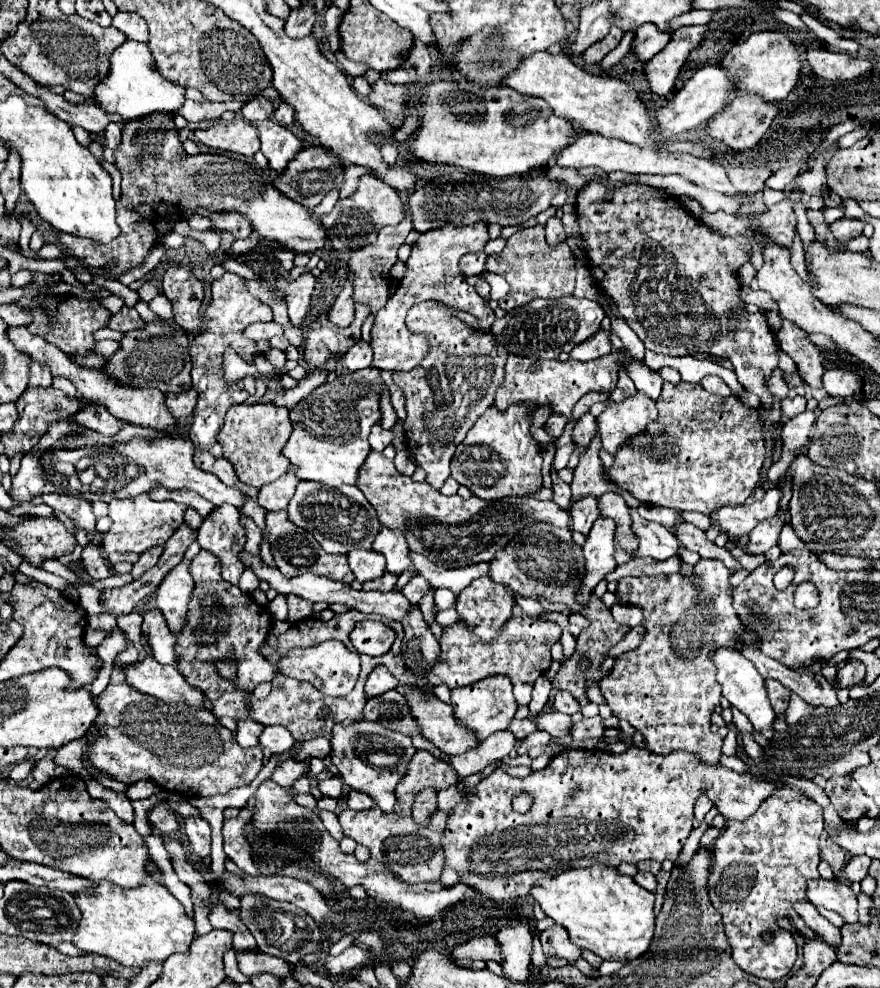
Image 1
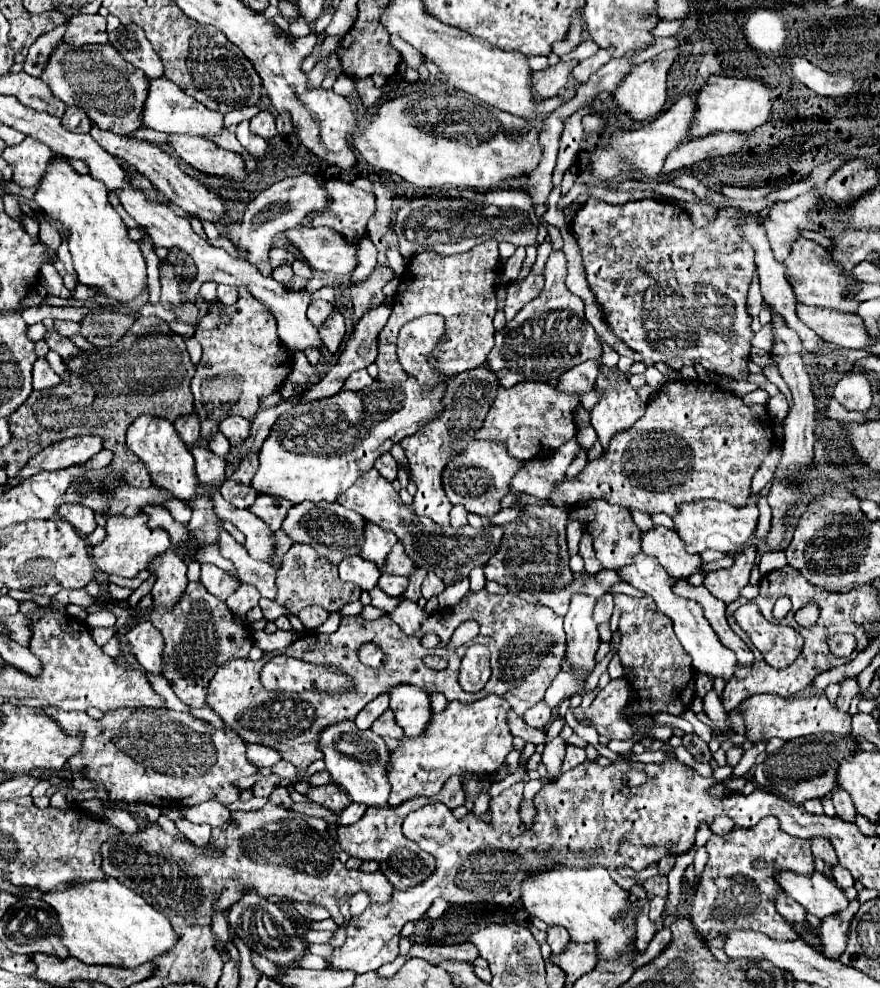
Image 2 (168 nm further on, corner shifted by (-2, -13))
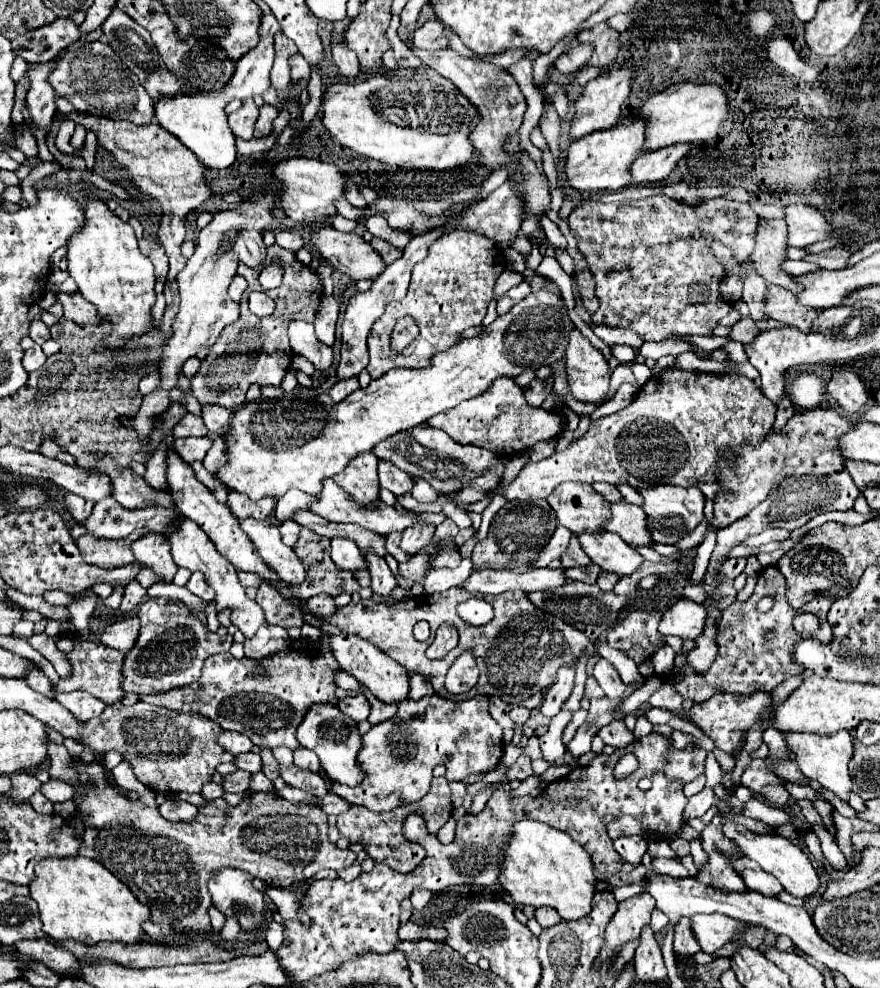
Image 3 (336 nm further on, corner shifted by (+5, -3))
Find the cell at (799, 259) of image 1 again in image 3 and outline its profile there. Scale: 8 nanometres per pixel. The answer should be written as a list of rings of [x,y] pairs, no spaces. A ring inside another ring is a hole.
[[[727,277],[721,281],[721,301],[737,303],[741,299],[741,283],[735,277]]]

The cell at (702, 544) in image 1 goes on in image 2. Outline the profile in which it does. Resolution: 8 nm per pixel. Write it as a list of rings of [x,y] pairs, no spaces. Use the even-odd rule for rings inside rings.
[[[656,525],[652,531],[642,533],[642,551],[660,561],[660,565],[672,577],[690,577],[702,571],[702,557],[696,553],[686,553],[686,543],[678,539],[674,529]]]

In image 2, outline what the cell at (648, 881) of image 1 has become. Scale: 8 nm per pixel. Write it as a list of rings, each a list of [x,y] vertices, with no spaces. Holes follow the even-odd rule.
[[[660,895],[652,897],[652,899],[650,899],[650,913],[648,913],[648,915],[650,915],[650,919],[652,919],[652,921],[658,921],[656,931],[658,931],[658,929],[662,929],[662,923],[660,923],[662,909],[664,909],[664,897],[660,897]]]

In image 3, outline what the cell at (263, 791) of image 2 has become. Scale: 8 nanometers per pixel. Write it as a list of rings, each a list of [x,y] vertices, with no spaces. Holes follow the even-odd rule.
[[[233,771],[233,773],[225,775],[219,785],[227,793],[245,793],[249,787],[249,777],[251,777],[251,773],[247,773],[247,771]]]

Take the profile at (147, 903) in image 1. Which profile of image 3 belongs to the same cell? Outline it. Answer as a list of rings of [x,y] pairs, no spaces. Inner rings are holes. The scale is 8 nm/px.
[[[75,855],[71,859],[43,859],[39,861],[39,867],[35,867],[35,879],[29,885],[29,897],[37,901],[39,917],[43,923],[43,933],[49,935],[55,941],[75,939],[83,941],[87,945],[95,945],[99,941],[121,941],[121,943],[137,943],[143,939],[141,923],[151,917],[151,911],[147,905],[139,903],[135,895],[101,863],[95,863],[93,859],[85,859],[81,855]]]

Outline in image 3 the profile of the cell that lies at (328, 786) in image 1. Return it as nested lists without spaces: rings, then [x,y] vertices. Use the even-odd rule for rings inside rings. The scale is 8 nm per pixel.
[[[279,765],[279,777],[287,785],[303,789],[309,795],[315,795],[315,797],[323,797],[323,795],[329,793],[329,783],[327,783],[327,779],[323,775],[307,771],[307,769],[299,769],[295,765],[289,765],[289,767],[287,765]]]

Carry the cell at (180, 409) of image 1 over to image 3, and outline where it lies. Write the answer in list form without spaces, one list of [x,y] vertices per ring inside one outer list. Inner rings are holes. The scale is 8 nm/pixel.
[[[185,415],[175,427],[173,427],[173,437],[186,438],[186,437],[207,437],[209,431],[207,427],[203,425],[203,421],[195,415]]]

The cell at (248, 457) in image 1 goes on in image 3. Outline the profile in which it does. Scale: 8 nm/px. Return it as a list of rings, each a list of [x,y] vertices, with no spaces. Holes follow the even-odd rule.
[[[203,405],[201,407],[201,413],[203,413],[203,423],[205,427],[211,431],[211,433],[217,433],[221,431],[223,427],[229,425],[229,417],[231,417],[231,409],[225,409],[225,407],[219,407],[219,405]]]

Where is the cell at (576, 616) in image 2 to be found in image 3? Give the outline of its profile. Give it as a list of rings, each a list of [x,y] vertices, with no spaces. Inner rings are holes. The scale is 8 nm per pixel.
[[[569,667],[559,669],[557,681],[545,691],[545,697],[543,697],[543,703],[541,703],[541,713],[545,717],[553,717],[561,711],[563,703],[569,699],[571,689],[573,689],[573,675],[575,675],[575,671],[569,669]]]

